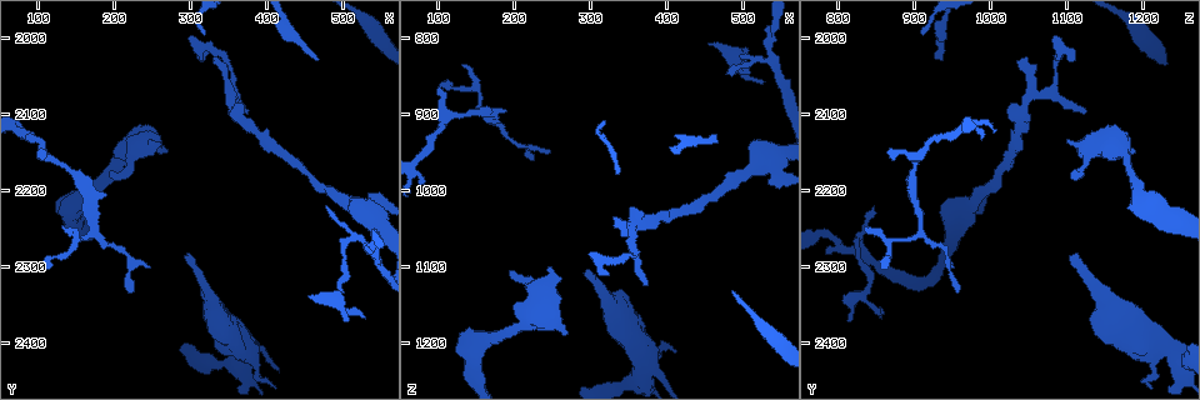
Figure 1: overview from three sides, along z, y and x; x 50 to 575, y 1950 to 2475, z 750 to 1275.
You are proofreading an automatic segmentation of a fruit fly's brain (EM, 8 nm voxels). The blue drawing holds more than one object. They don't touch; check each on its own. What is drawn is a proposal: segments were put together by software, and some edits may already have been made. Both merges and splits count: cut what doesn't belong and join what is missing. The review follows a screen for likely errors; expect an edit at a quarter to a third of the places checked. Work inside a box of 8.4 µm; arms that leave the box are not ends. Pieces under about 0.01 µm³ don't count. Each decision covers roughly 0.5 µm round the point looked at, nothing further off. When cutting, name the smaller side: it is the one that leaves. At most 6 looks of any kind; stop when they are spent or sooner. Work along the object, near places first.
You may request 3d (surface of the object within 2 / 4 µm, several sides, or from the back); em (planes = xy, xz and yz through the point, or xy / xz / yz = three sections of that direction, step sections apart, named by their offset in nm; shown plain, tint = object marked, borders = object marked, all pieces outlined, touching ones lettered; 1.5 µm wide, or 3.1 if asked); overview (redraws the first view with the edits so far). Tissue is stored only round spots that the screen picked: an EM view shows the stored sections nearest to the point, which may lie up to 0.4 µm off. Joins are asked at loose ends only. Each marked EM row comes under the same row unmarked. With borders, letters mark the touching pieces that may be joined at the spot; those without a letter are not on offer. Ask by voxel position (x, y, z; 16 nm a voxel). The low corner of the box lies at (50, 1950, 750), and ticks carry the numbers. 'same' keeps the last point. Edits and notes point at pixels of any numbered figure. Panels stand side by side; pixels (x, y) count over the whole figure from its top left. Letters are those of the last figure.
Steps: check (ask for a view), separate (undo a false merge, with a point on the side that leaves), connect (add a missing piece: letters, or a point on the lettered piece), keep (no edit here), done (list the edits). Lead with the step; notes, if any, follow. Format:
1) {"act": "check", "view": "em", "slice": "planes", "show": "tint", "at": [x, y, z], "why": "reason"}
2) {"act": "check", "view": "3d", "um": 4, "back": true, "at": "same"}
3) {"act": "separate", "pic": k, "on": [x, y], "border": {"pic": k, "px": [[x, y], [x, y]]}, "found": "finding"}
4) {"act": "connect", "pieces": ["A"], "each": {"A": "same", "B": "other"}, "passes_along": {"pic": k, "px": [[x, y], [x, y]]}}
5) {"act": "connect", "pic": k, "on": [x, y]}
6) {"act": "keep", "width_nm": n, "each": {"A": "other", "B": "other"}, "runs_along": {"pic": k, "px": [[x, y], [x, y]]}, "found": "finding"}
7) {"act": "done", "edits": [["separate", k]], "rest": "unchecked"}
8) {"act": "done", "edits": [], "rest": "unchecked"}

{"act": "check", "view": "em", "slice": "planes", "show": "tint", "at": [100, 2300, 855], "why": "an open end"}

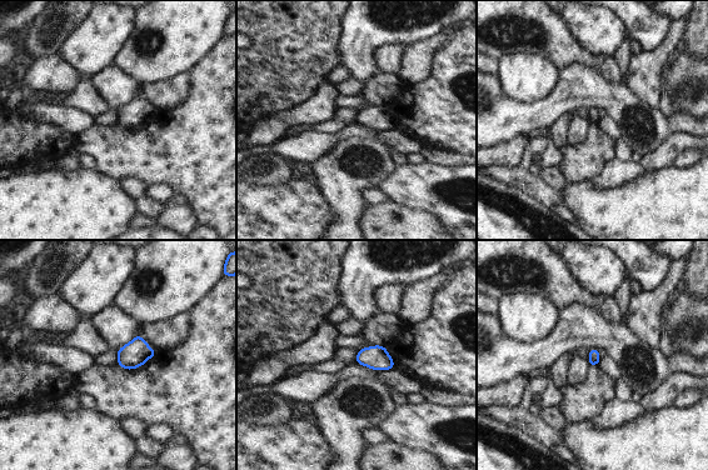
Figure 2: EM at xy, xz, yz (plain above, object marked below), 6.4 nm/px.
{"act": "check", "view": "em", "slice": "planes", "show": "borders", "at": "same", "why": "what lies round it"}

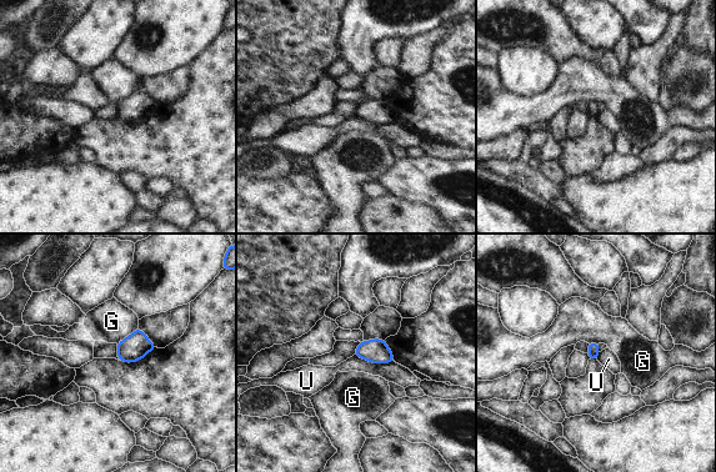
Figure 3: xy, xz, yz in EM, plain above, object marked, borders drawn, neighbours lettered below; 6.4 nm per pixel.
{"act": "keep", "each": {"G": "other", "U": "other"}, "found": "no lettered piece goes on from it"}

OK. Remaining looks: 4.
{"act": "check", "view": "em", "slice": "xz", "step": 4, "show": "borders", "at": [490, 2340, 830], "why": "sharp bend"}

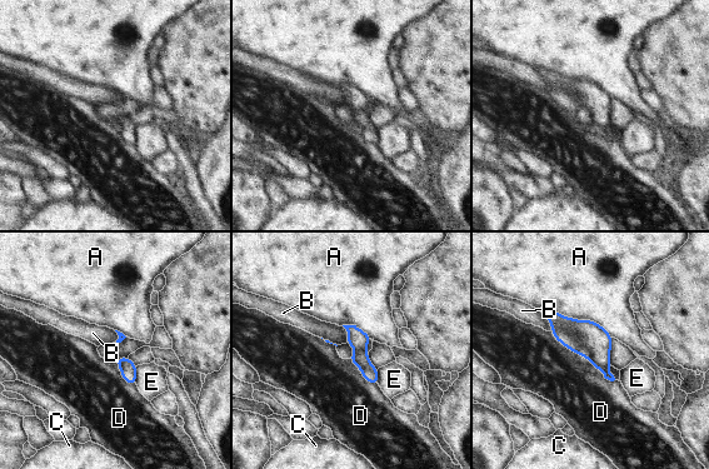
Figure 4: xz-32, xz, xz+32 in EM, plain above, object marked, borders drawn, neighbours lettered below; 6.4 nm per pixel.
{"act": "check", "view": "em", "slice": "planes", "show": "borders", "at": "same", "why": "another direction"}

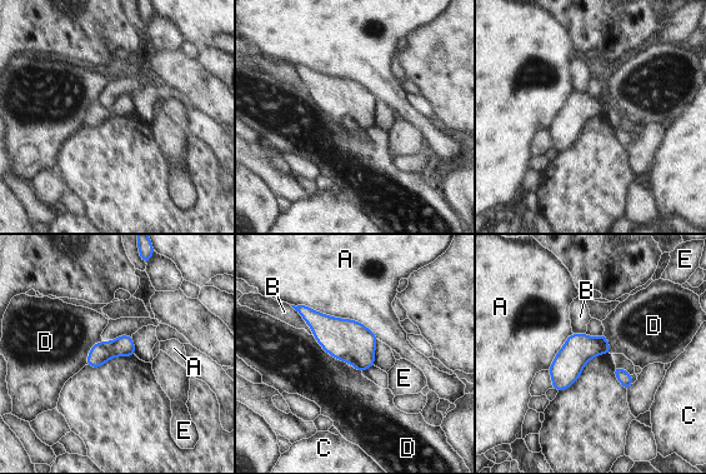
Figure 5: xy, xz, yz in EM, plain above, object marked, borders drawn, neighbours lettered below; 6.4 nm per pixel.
{"act": "keep", "width_nm": 140, "longest_contact_nm": ["A", 600], "each": {"A": "other", "B": "other", "C": "other", "D": "other", "E": "other"}, "found": "continuous, no second neuron"}

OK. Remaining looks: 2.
{"act": "check", "view": "em", "slice": "xz", "step": 4, "show": "borders", "at": [465, 2025, 935], "why": "thin end"}

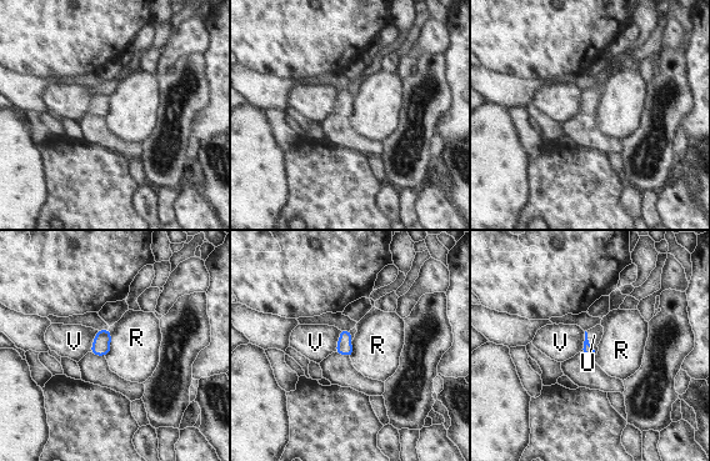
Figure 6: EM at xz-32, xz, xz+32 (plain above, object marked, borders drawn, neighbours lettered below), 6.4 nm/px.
{"act": "connect", "pieces": ["U"], "each": {"R": "other", "U": "same", "V": "other"}, "passes_along": {"pic": 6, "px": [[588, 349], [589, 342], [594, 335]]}, "found": "it goes on there"}

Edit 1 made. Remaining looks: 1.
{"act": "done", "edits": [["connect", 6]], "rest": "unchecked"}

